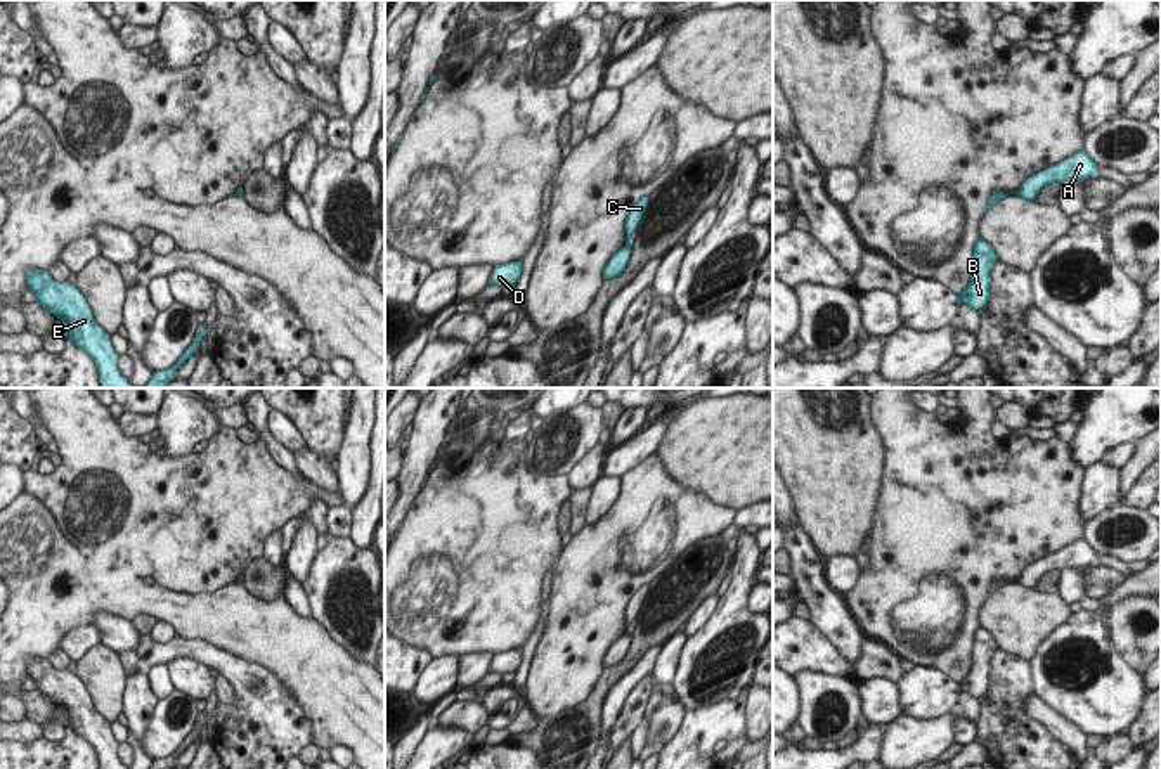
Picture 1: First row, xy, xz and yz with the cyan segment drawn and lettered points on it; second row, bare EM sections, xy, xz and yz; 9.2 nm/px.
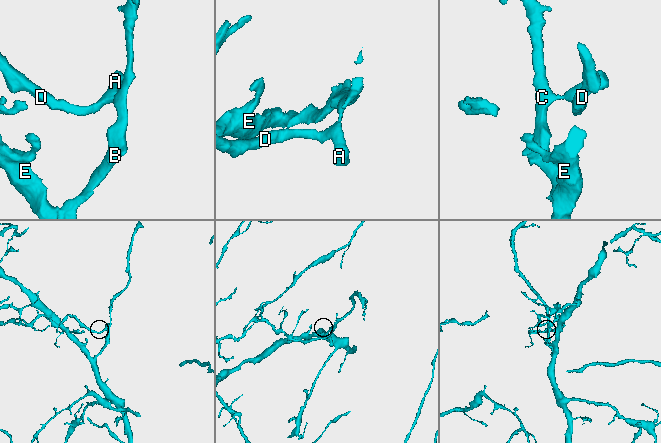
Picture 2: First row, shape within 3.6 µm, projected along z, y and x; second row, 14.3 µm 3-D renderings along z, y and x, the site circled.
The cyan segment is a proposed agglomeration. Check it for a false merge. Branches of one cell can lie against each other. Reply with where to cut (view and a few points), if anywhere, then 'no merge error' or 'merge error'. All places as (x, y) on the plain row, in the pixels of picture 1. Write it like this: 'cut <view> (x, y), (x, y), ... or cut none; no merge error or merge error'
cut xz (626, 633), (629, 636); merge error

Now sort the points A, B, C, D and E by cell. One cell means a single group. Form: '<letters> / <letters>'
A D / B C E

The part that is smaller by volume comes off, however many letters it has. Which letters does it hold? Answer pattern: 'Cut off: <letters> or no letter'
Cut off: A, D

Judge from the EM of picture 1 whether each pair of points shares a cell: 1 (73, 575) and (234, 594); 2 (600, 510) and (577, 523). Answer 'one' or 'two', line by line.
1: one
2: two

